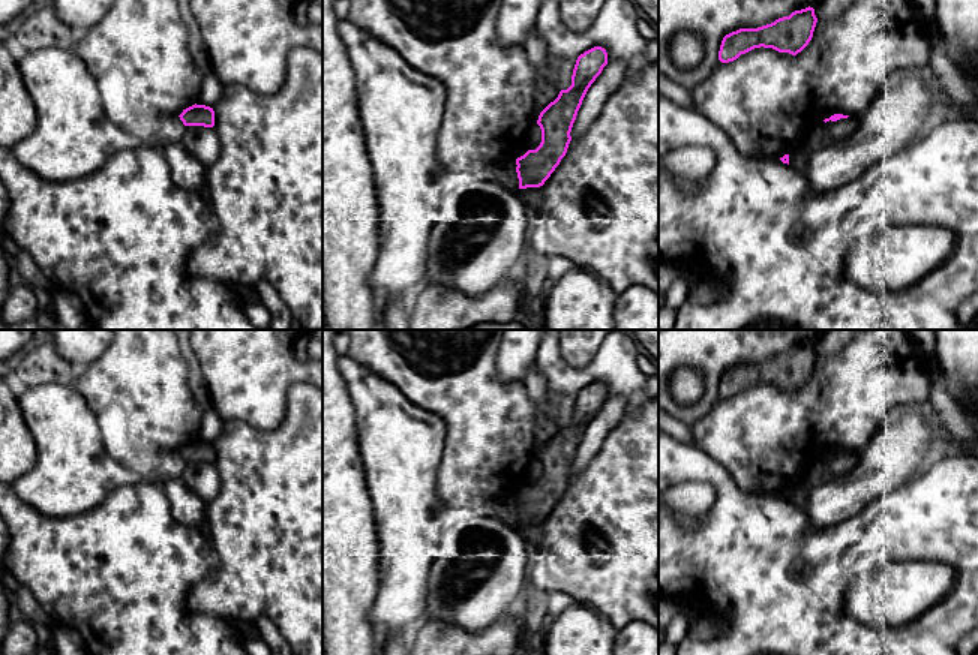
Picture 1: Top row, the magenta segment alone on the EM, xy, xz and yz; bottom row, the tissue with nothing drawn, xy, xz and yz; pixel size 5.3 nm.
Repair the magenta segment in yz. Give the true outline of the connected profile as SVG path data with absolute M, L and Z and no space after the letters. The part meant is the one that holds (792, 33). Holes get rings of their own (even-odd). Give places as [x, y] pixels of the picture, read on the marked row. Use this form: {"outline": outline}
{"outline": "M808 6L758 28L740 28L723 37L718 60L729 63L760 46L796 55L812 40L816 22L814 9Z"}

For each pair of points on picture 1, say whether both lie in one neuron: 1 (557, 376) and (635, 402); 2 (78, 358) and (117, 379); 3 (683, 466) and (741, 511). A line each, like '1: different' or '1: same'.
1: same
2: different
3: same

